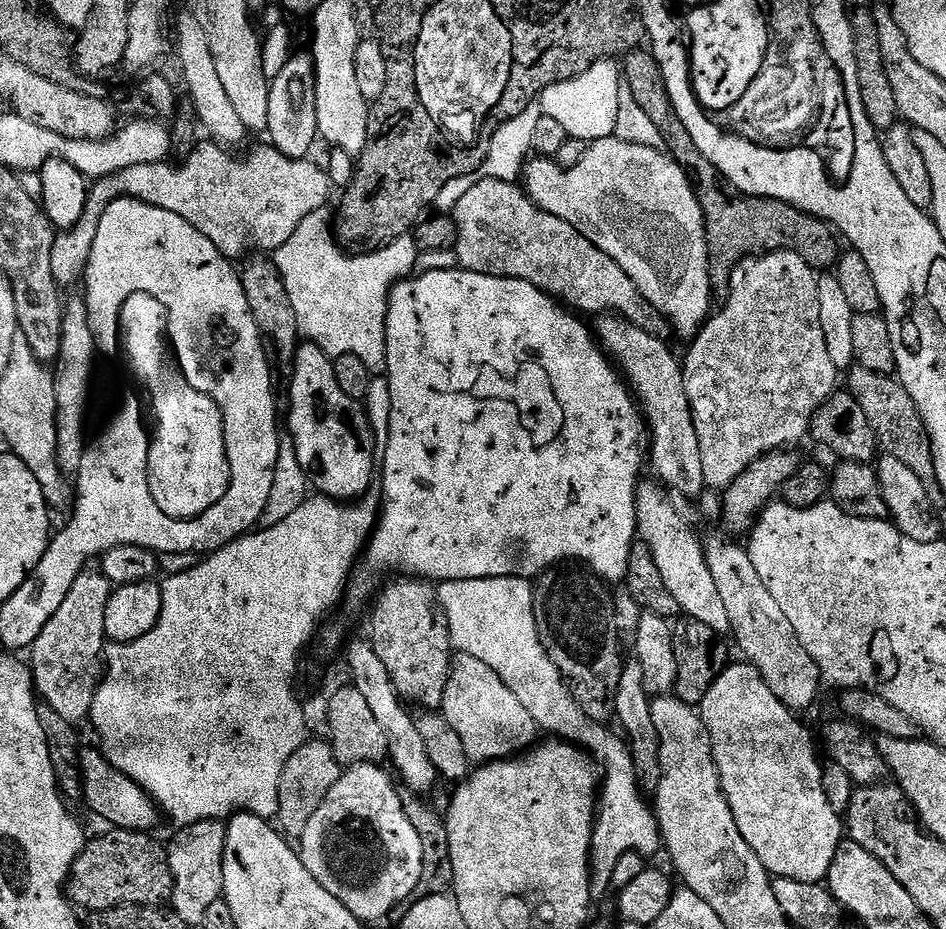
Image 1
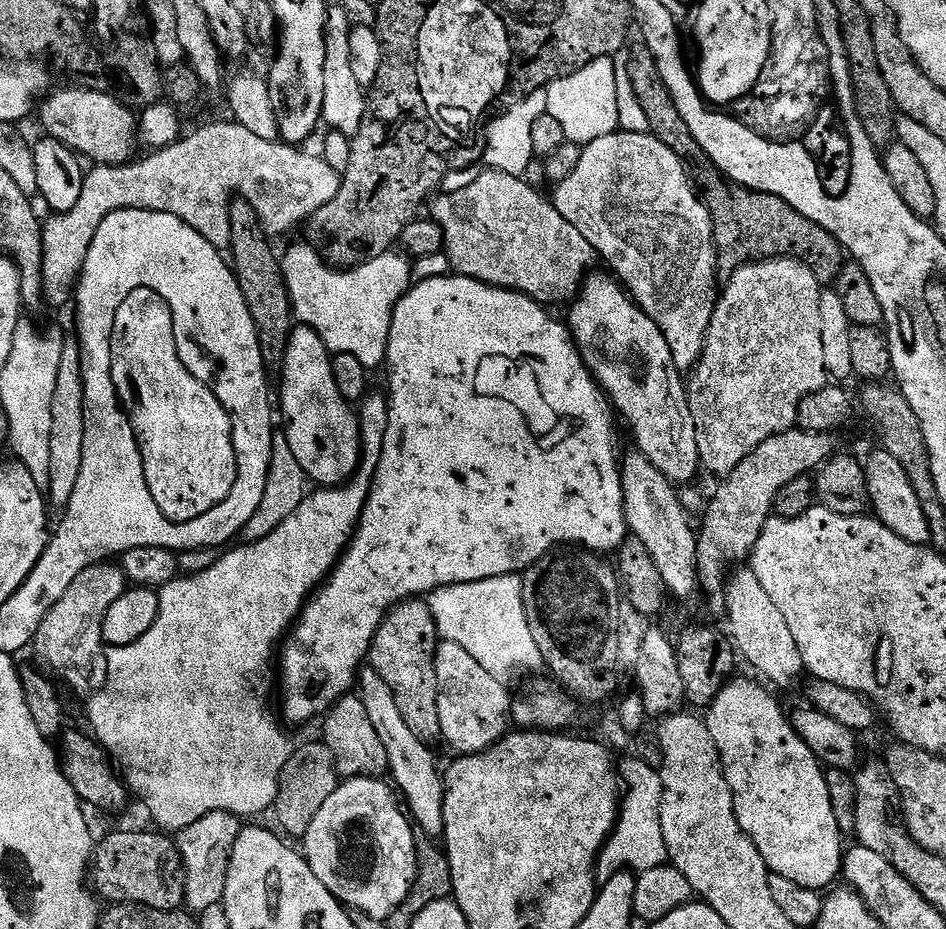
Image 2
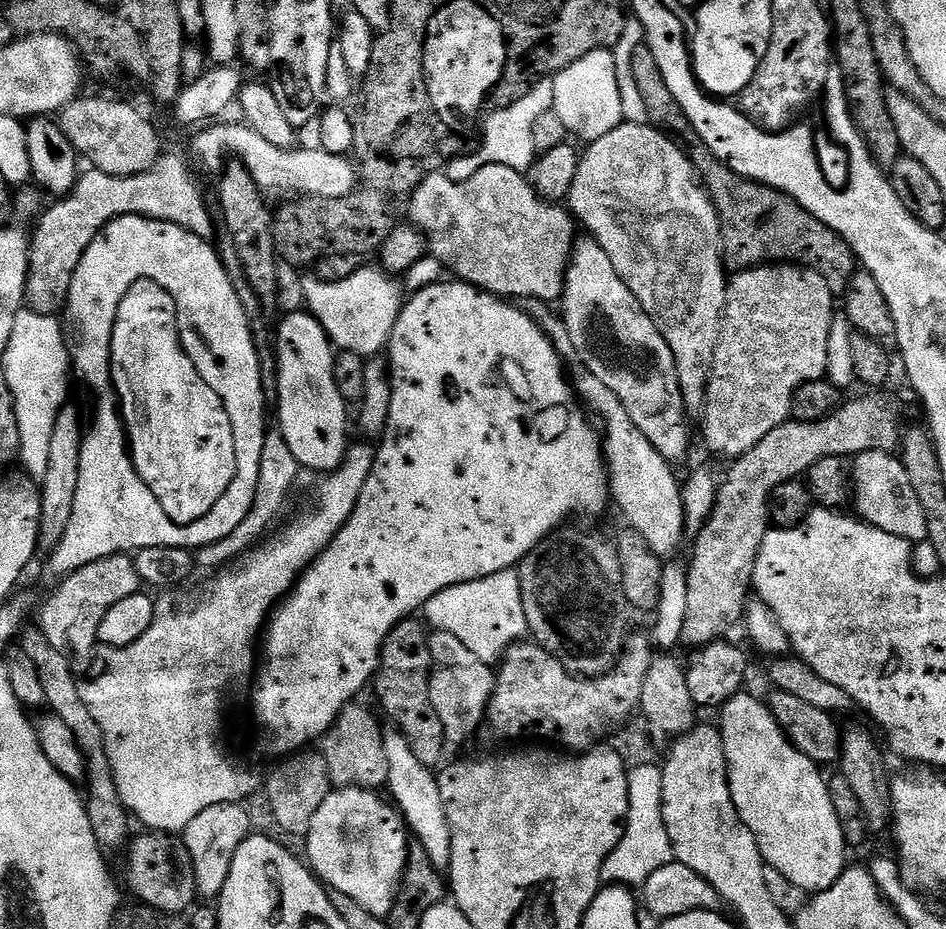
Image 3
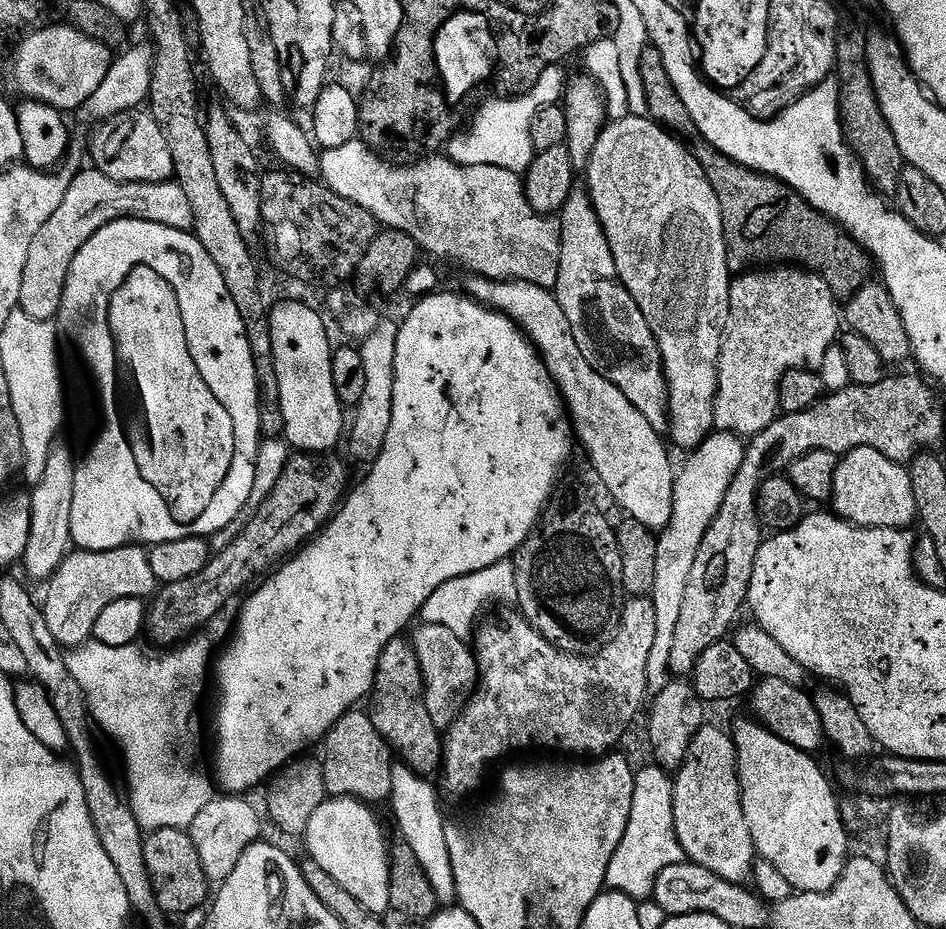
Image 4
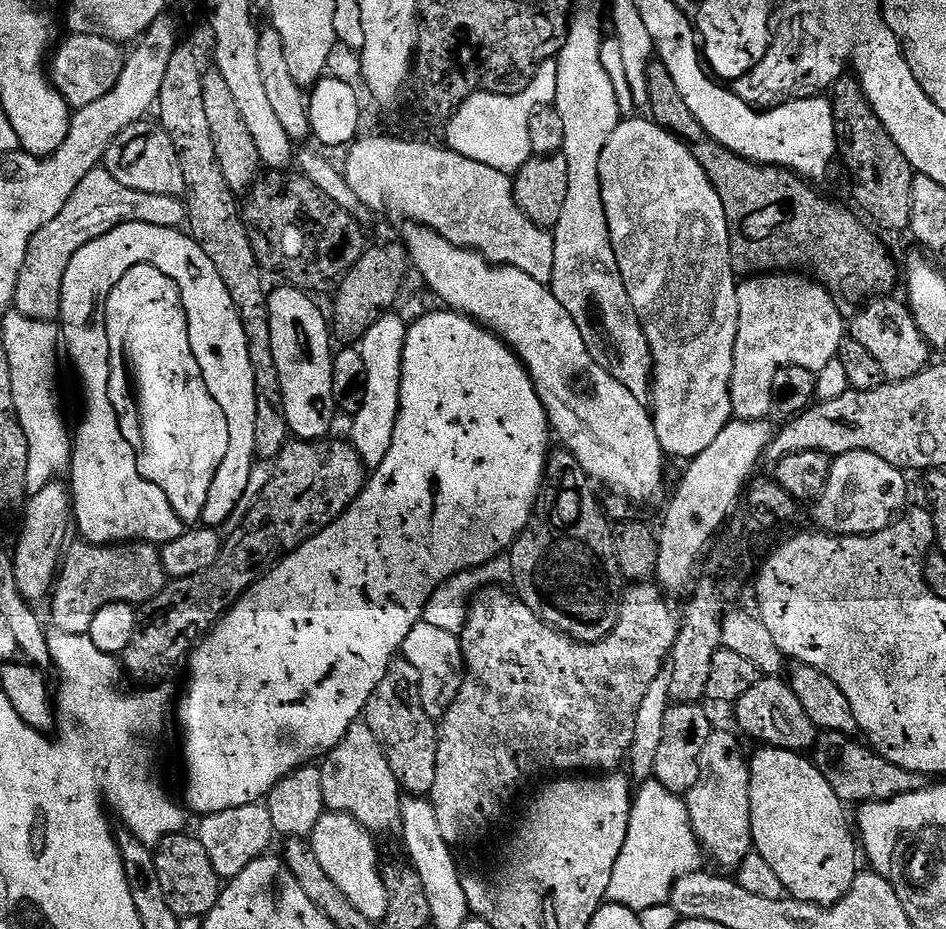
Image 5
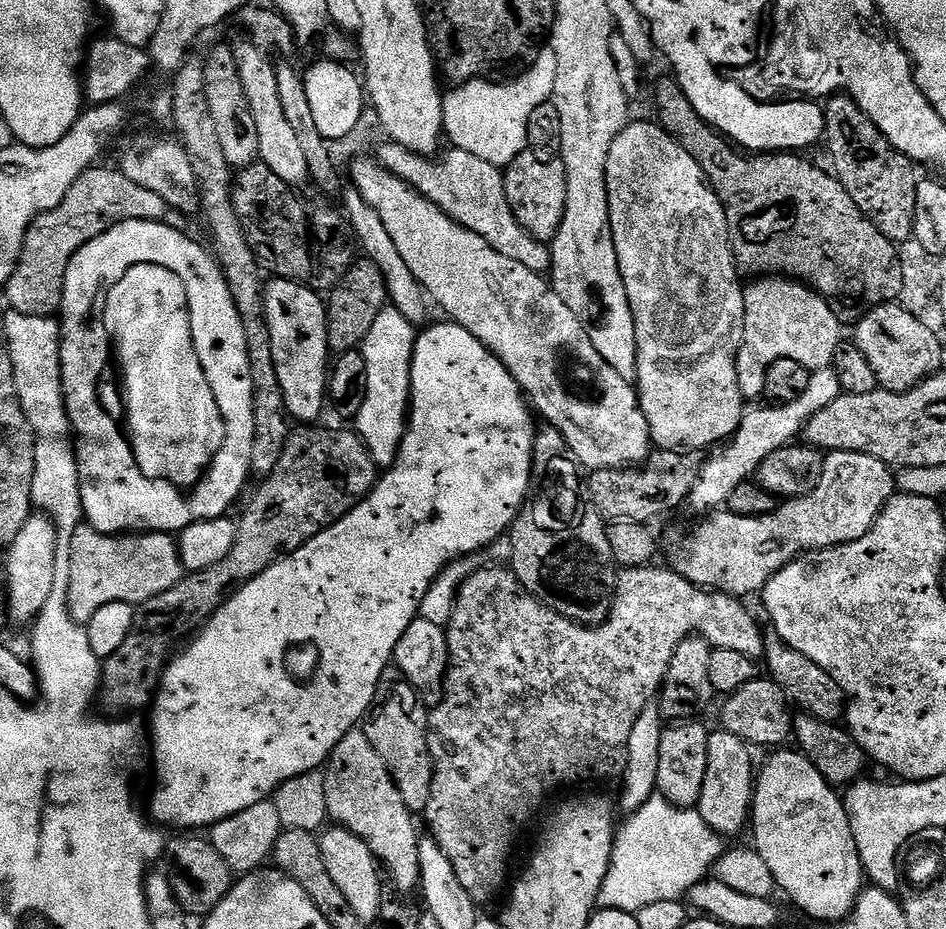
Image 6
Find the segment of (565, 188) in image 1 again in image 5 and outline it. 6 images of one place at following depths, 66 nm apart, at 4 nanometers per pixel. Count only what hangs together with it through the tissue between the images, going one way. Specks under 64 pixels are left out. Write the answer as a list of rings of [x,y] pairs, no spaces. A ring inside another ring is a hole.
[[[621,119],[619,126],[610,134],[610,142],[606,142],[606,150],[602,150],[602,162],[598,162],[598,174],[602,186],[602,206],[606,206],[606,222],[610,226],[610,242],[614,246],[614,258],[618,258],[618,270],[622,274],[622,282],[626,286],[626,294],[630,294],[630,302],[638,314],[638,322],[642,322],[642,330],[646,334],[646,342],[650,342],[652,351],[652,395],[650,411],[654,430],[658,434],[658,442],[662,446],[665,457],[681,456],[684,462],[702,454],[706,446],[718,437],[723,428],[733,421],[732,403],[730,402],[730,378],[734,370],[734,342],[738,338],[738,277],[732,271],[732,255],[730,254],[730,238],[726,210],[722,210],[722,198],[718,198],[718,190],[710,182],[706,170],[698,166],[698,158],[694,158],[684,141],[679,140],[671,132],[659,128],[651,119]]]

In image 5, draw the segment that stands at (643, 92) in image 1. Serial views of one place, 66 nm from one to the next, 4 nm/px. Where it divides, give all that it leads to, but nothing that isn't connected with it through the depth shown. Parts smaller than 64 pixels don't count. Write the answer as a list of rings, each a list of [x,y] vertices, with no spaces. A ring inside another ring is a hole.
[[[659,58],[653,59],[652,65],[648,68],[646,74],[646,86],[650,90],[650,106],[647,111],[650,113],[652,123],[657,124],[659,128],[664,128],[667,132],[671,132],[679,140],[687,144],[688,149],[694,154],[694,158],[698,158],[698,166],[702,166],[702,170],[706,170],[706,174],[710,178],[710,182],[714,186],[714,190],[718,190],[718,198],[722,198],[722,210],[726,210],[726,222],[728,223],[728,237],[730,238],[730,254],[732,255],[732,271],[740,278],[751,278],[761,274],[803,274],[816,283],[821,284],[830,294],[830,298],[834,302],[834,306],[838,306],[838,310],[845,318],[851,318],[865,307],[869,302],[887,297],[896,288],[896,260],[888,253],[888,248],[851,212],[848,208],[843,208],[840,204],[835,204],[832,200],[827,200],[820,192],[815,192],[813,185],[809,183],[805,177],[798,176],[794,172],[789,172],[787,168],[775,168],[772,164],[755,164],[752,160],[743,160],[736,153],[729,150],[726,146],[722,146],[716,141],[707,130],[702,126],[702,122],[698,122],[698,118],[694,118],[690,106],[686,106],[686,98],[682,98],[682,94],[678,94],[678,86],[674,82],[674,78],[670,78],[670,70],[666,70],[666,66]]]

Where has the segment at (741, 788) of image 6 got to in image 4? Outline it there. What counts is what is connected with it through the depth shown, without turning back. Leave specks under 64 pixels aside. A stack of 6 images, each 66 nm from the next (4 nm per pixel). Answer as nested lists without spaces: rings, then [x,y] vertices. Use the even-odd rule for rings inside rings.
[[[711,726],[700,729],[686,754],[683,766],[675,773],[672,801],[674,802],[674,830],[678,834],[678,842],[682,846],[685,857],[691,863],[710,870],[710,874],[730,884],[747,885],[752,880],[752,870],[758,857],[754,838],[750,834],[750,826],[746,826],[746,814],[742,814],[736,744],[727,731],[723,732],[722,729],[711,728]]]

